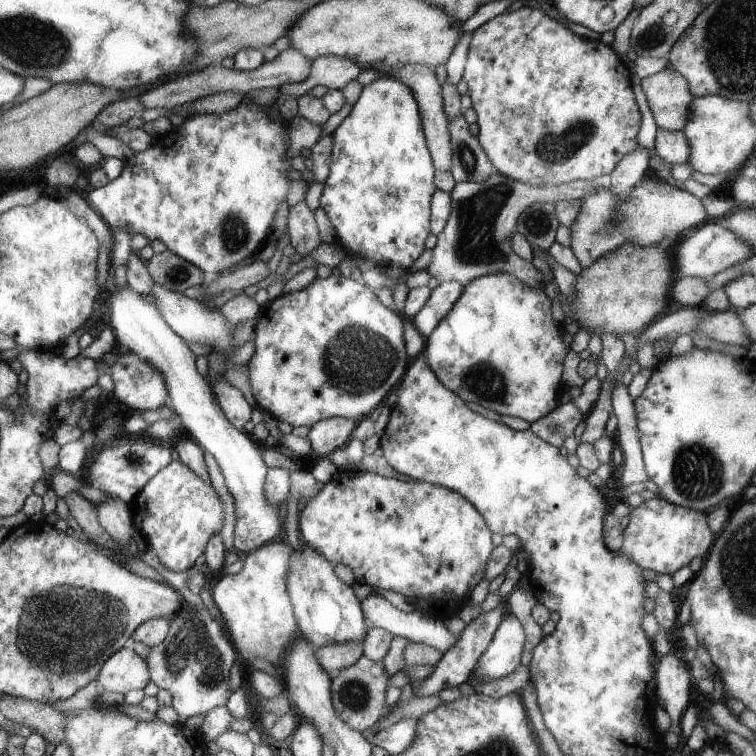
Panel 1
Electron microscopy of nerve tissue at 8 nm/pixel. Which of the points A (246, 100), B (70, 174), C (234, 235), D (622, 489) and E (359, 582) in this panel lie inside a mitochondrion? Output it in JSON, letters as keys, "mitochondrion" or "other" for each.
{"A":"other","B":"mitochondrion","C":"mitochondrion","D":"other","E":"other"}

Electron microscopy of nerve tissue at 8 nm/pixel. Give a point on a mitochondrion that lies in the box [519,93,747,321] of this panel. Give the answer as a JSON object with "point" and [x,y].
{"point":[553,148]}

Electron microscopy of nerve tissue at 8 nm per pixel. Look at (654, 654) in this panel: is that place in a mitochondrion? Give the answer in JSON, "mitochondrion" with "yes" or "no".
{"mitochondrion":"no"}

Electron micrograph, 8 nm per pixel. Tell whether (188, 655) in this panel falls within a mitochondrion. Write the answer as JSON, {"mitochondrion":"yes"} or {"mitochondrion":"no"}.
{"mitochondrion":"yes"}

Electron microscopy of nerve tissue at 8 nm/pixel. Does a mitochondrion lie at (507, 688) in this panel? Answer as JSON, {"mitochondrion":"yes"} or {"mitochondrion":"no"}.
{"mitochondrion":"no"}

